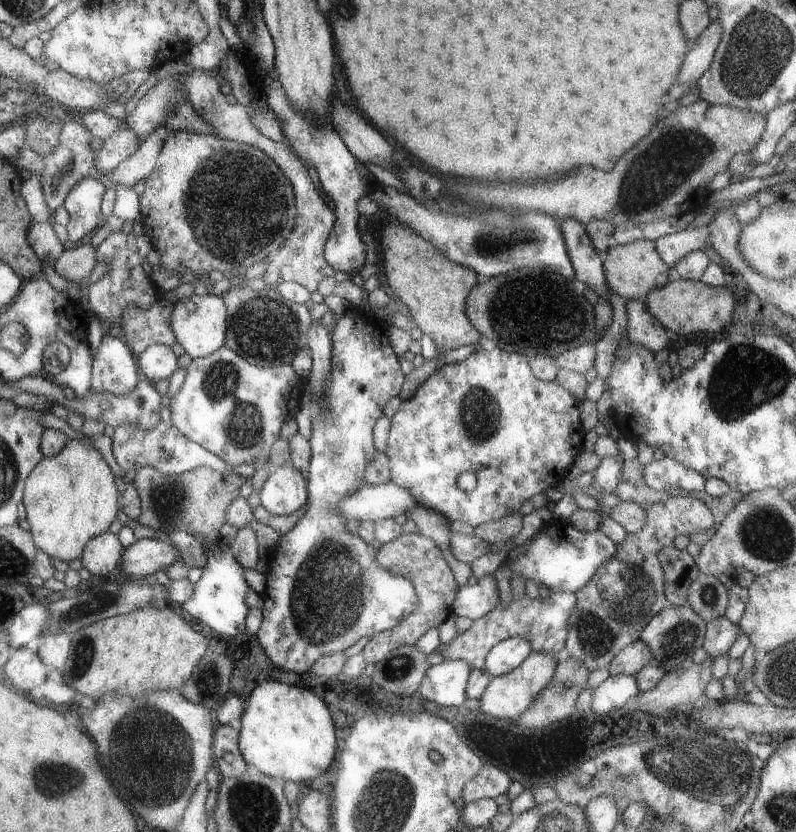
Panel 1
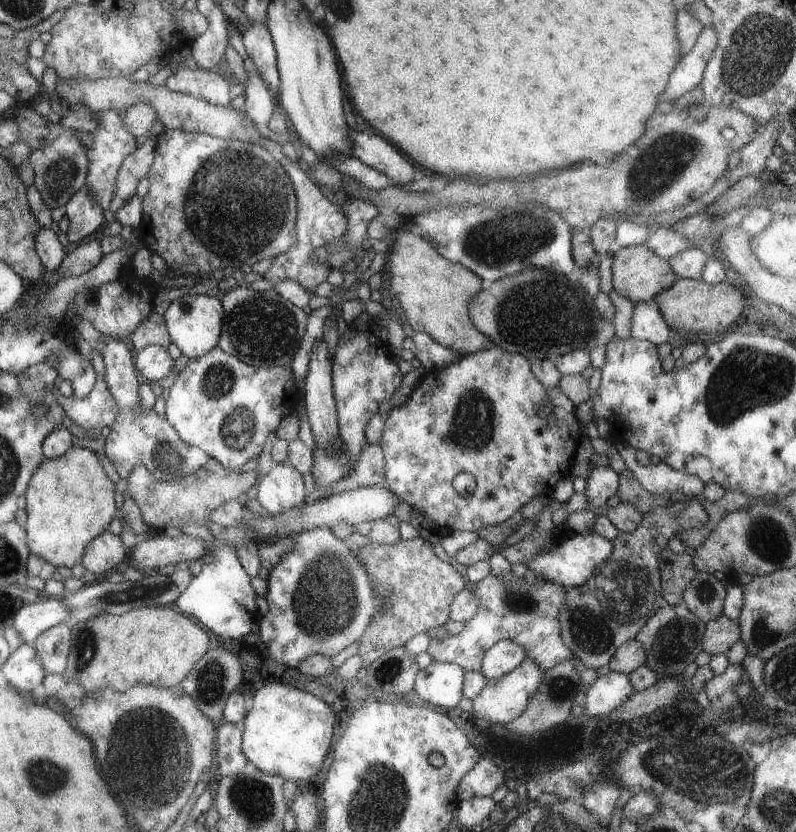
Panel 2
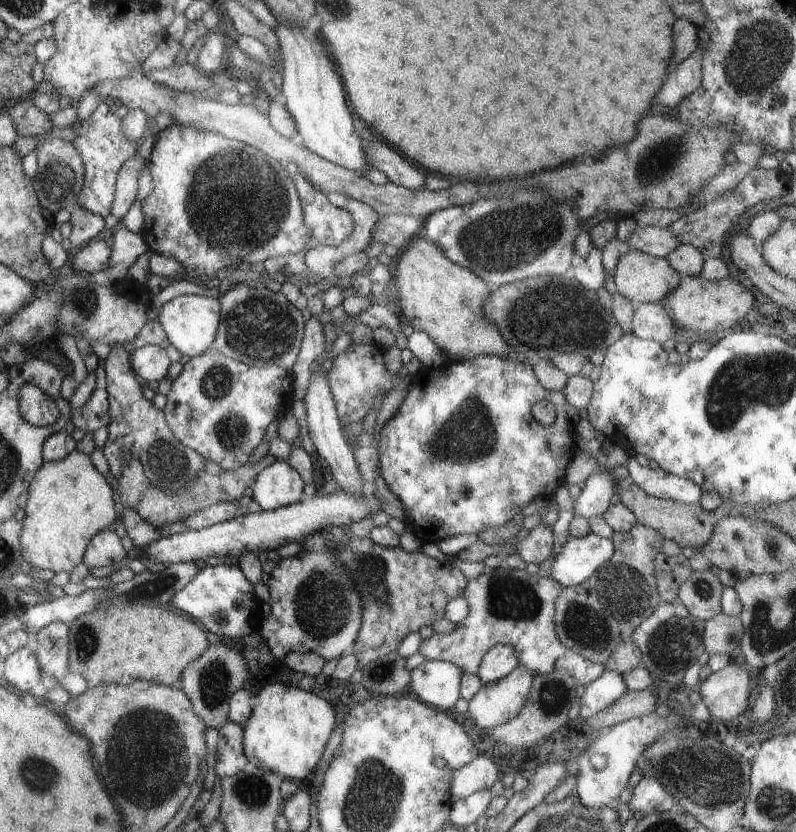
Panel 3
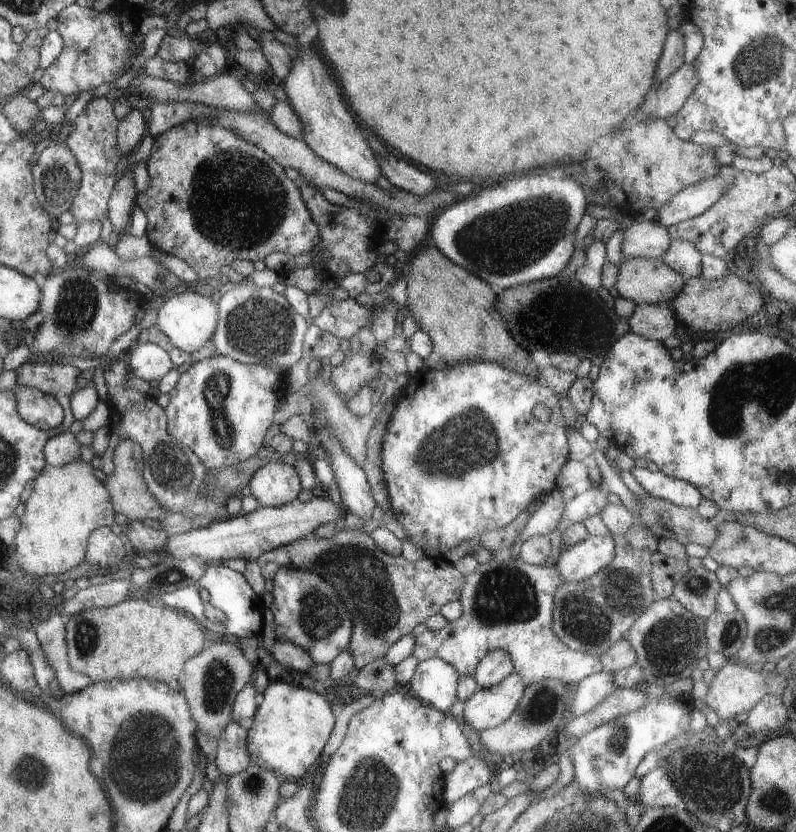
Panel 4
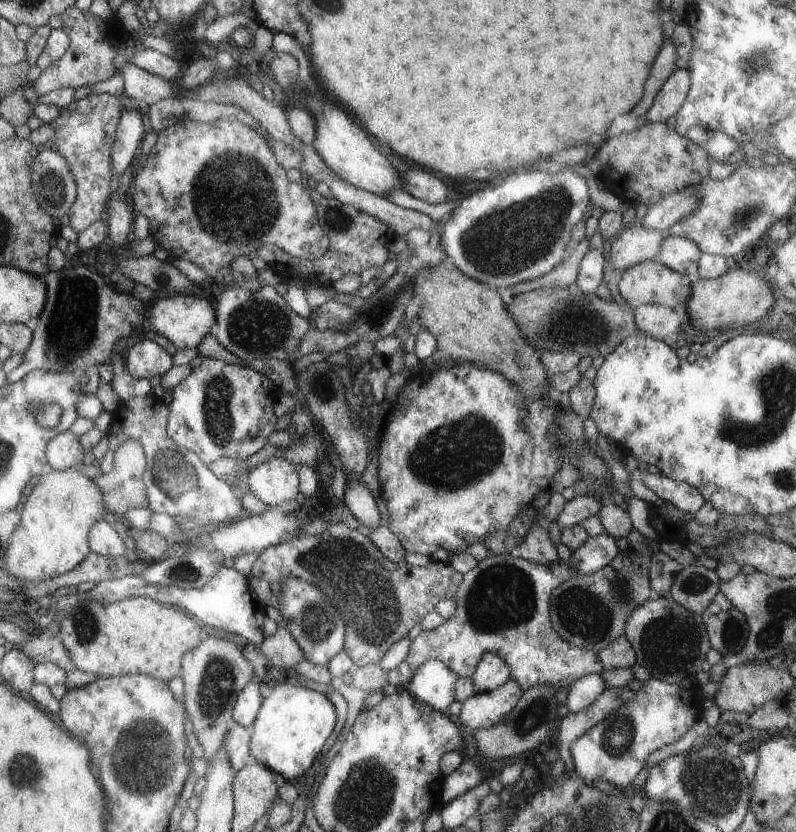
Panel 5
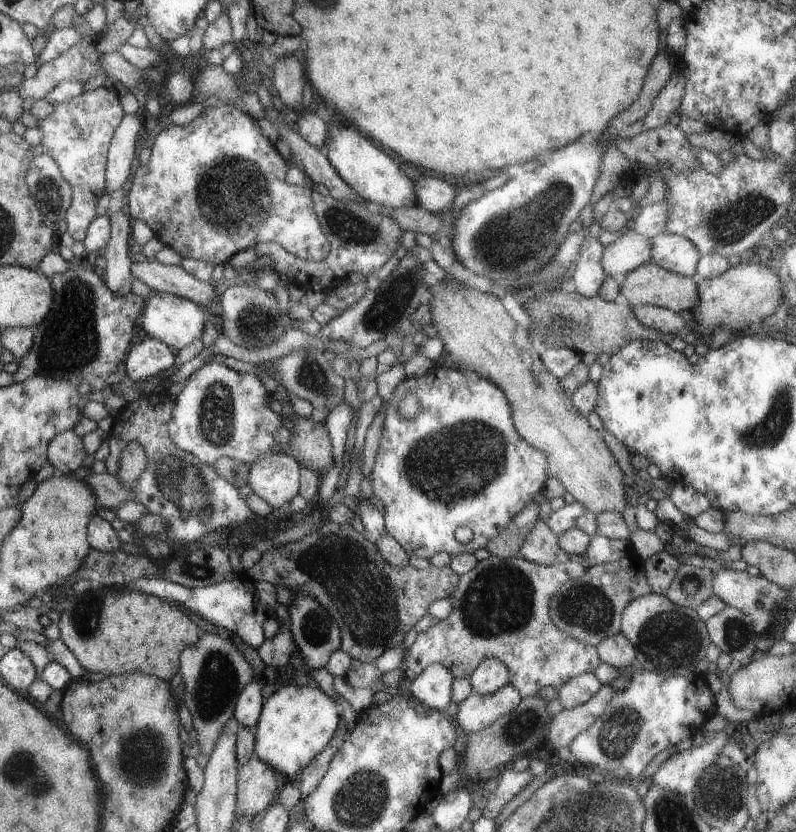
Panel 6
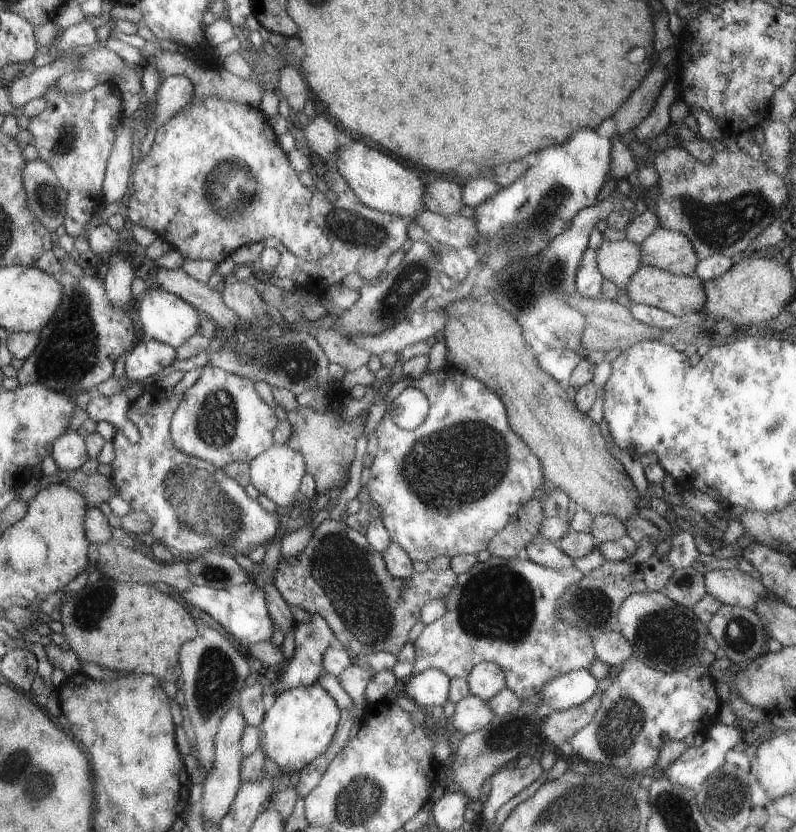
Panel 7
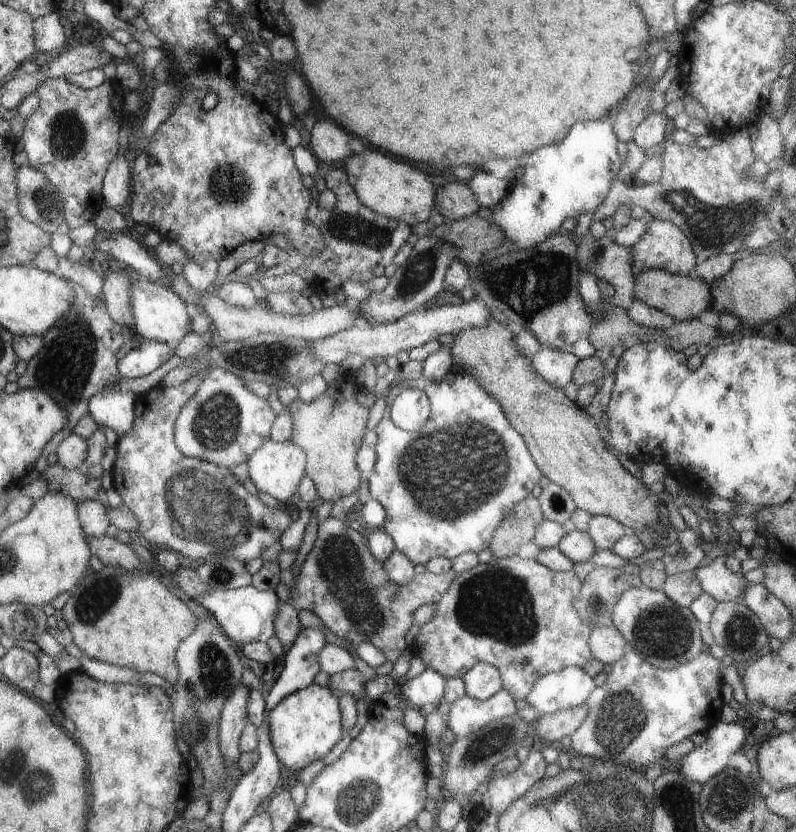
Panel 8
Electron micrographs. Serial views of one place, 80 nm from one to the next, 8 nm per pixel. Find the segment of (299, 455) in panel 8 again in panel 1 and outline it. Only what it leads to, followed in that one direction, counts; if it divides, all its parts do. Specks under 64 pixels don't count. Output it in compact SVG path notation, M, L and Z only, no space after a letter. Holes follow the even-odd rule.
M291 464L272 468L258 490L259 505L275 515L291 514L307 500L306 481Z

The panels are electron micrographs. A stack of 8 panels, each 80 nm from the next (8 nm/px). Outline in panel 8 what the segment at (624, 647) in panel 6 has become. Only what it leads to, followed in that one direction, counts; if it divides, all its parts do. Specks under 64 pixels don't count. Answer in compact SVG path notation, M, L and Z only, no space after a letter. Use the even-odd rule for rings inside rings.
M611 624L606 627L595 627L588 634L590 655L603 664L612 664L624 653L625 639Z

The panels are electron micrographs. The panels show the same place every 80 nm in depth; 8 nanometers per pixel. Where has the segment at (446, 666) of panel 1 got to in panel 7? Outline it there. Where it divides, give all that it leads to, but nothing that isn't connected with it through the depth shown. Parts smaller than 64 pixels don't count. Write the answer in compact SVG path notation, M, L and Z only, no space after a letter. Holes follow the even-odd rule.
M428 668L422 670L415 676L408 676L404 679L404 681L399 684L398 692L409 698L409 700L413 700L415 704L422 704L428 709L442 707L447 700L449 683L450 679L448 679L443 672L434 668Z

